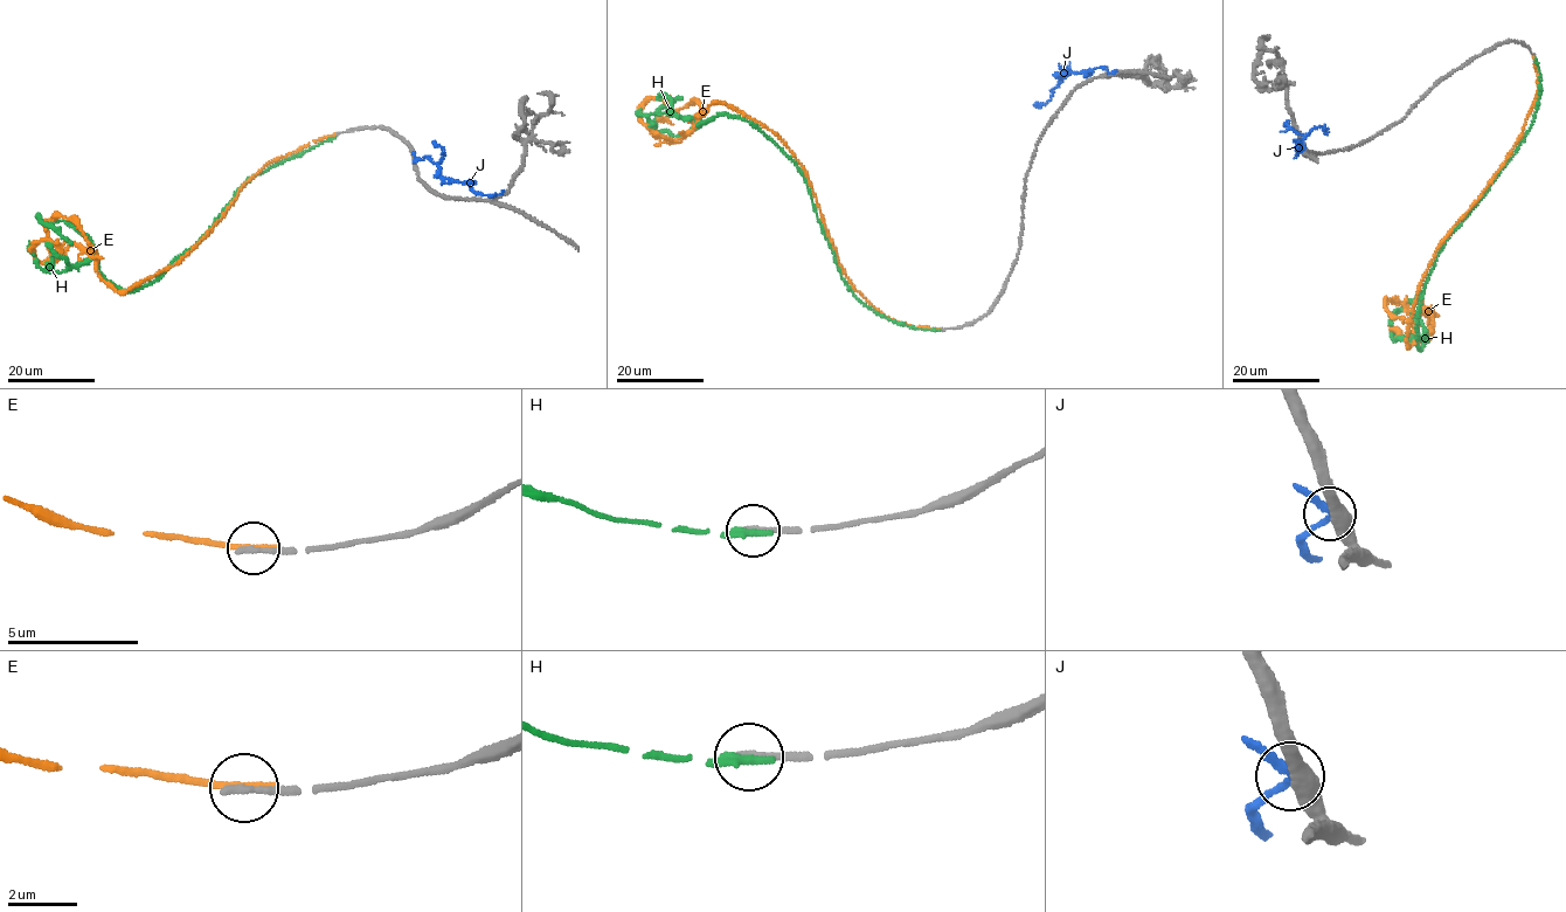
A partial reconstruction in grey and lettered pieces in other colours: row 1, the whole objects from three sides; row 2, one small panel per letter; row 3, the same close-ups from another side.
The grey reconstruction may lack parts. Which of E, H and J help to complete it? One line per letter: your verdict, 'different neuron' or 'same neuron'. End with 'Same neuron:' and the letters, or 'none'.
E: different neuron
H: different neuron
J: different neuron
Same neuron: none

